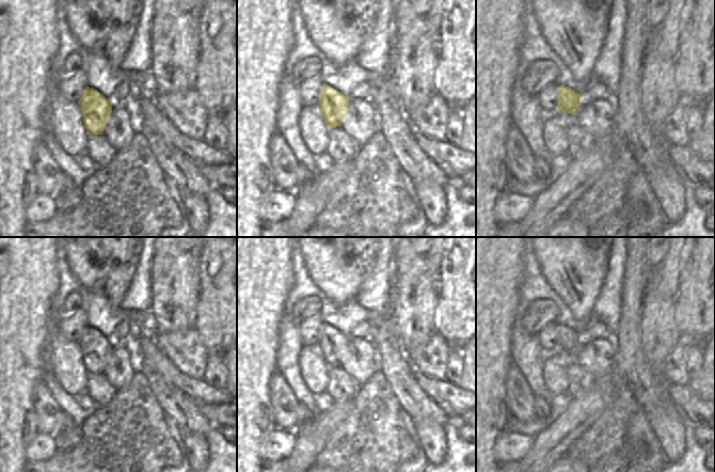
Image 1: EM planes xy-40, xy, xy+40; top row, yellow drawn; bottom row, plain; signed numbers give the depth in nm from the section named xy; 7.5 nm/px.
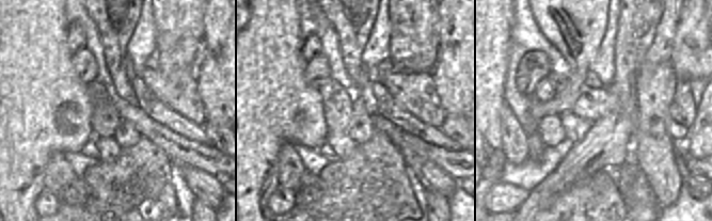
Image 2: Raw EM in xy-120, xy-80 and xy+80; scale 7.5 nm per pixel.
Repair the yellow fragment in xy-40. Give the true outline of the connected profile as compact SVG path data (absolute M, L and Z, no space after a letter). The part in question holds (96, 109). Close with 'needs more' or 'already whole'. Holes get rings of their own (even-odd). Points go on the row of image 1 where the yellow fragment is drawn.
M86 85L78 104L86 135L104 135L112 112L112 100L94 88Z; already whole

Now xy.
M323 83L318 104L328 128L335 128L341 125L343 116L349 108L348 97Z; already whole

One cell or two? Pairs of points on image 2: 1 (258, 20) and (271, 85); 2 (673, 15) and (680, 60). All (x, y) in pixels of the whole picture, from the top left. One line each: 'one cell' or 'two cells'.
1: one cell
2: two cells

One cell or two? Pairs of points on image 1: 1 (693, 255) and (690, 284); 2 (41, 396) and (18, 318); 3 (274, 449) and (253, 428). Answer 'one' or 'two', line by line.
1: one
2: two
3: two

